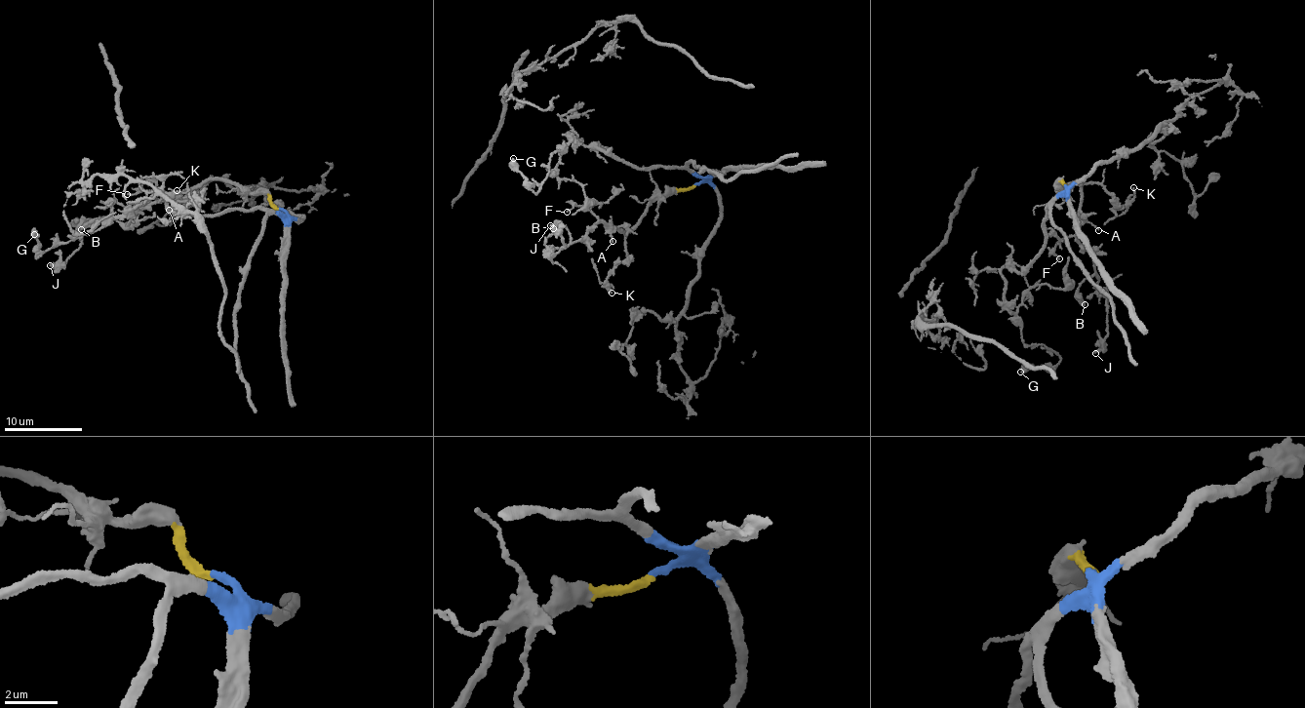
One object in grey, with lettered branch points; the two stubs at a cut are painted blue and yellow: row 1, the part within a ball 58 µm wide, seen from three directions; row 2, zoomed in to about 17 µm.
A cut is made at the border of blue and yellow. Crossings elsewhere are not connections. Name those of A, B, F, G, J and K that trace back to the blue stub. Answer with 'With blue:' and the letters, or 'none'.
With blue: G

